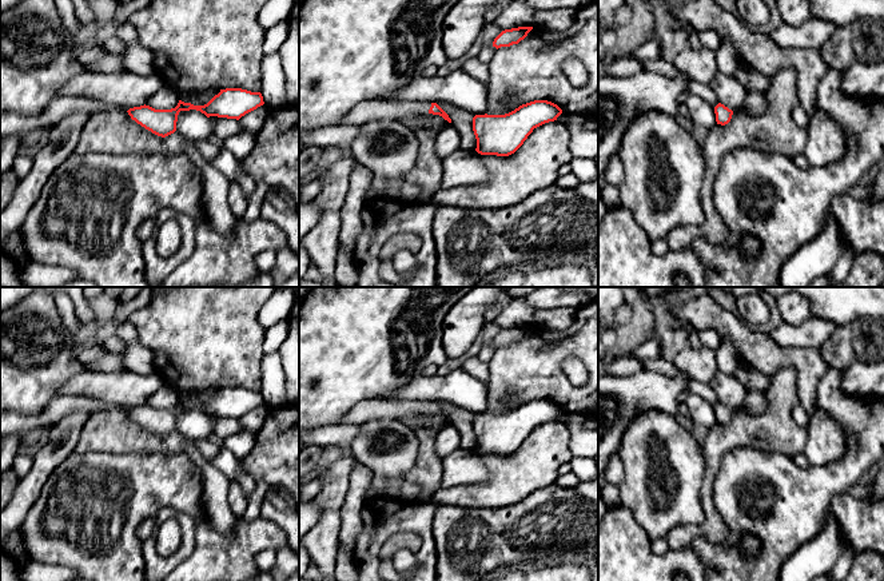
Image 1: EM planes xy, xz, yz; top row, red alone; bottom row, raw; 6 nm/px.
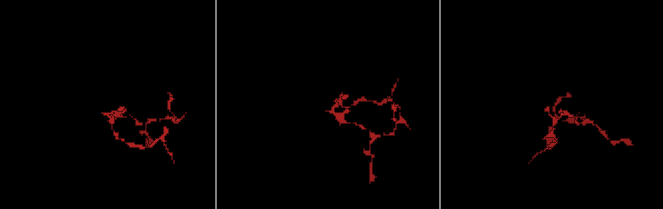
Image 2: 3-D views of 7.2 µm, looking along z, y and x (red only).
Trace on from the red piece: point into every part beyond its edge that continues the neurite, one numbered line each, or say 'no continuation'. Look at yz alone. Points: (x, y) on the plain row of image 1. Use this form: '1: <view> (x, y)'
no continuation

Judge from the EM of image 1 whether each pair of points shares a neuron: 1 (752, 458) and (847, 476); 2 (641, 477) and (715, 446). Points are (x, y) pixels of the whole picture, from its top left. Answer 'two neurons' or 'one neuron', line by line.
1: one neuron
2: two neurons

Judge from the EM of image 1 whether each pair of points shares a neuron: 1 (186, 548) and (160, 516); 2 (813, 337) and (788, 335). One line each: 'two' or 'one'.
1: one
2: one

